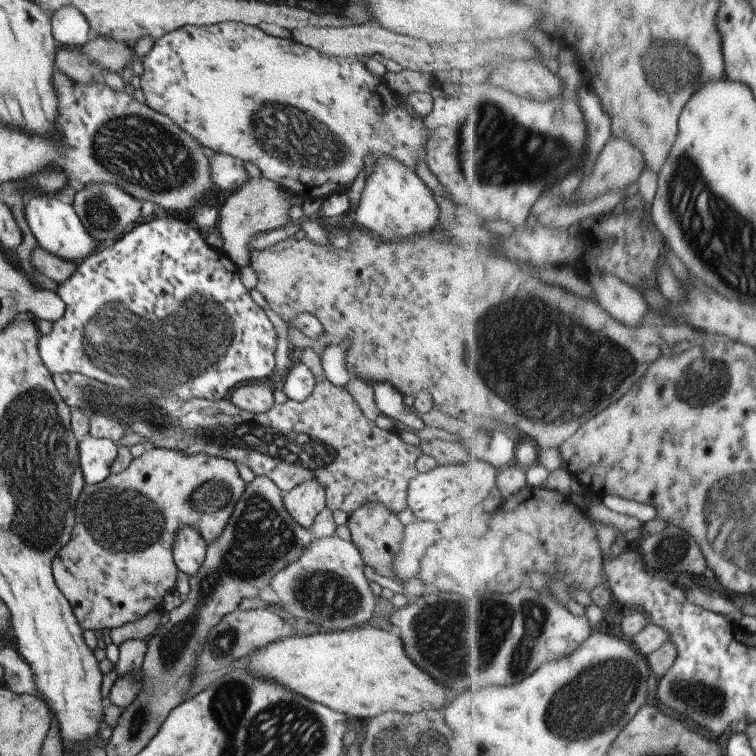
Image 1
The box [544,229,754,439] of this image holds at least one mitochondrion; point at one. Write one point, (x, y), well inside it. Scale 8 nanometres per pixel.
(706, 380)

